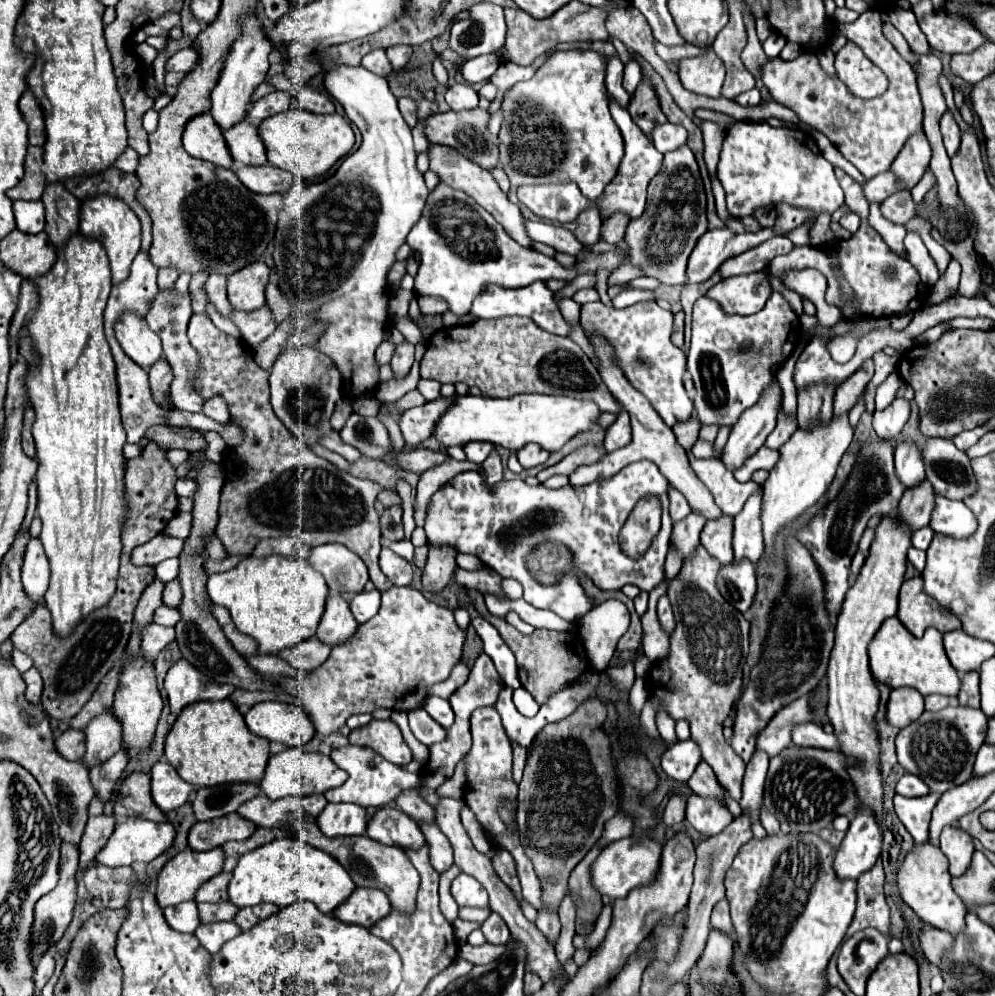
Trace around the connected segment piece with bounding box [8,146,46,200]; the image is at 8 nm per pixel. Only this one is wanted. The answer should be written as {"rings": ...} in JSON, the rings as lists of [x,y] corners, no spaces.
{"rings":[[[28,146],[28,154],[24,162],[26,172],[24,172],[22,182],[8,192],[10,200],[40,200],[46,188],[46,180],[42,172],[42,164],[44,164],[42,154],[44,150],[40,146]]]}

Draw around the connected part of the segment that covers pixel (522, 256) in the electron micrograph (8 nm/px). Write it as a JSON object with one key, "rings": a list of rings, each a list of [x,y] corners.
{"rings":[[[440,182],[436,190],[430,192],[426,208],[420,222],[408,234],[408,244],[412,250],[420,252],[420,268],[416,274],[414,290],[424,296],[440,296],[448,300],[450,310],[458,316],[470,312],[474,298],[482,292],[486,284],[498,284],[504,288],[524,288],[536,280],[574,280],[580,274],[596,274],[598,270],[614,272],[628,260],[628,244],[620,240],[614,250],[592,254],[584,252],[578,260],[566,268],[554,258],[548,258],[532,248],[524,248],[512,240],[504,228],[494,220],[492,214],[484,212],[466,192],[454,190]]]}

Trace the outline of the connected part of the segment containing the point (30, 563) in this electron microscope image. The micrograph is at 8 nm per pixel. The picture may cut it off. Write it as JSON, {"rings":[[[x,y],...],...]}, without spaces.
{"rings":[[[32,538],[26,554],[24,554],[24,566],[22,566],[22,586],[24,594],[32,602],[40,602],[48,590],[50,580],[50,568],[48,558],[44,554],[44,548],[38,538]]]}

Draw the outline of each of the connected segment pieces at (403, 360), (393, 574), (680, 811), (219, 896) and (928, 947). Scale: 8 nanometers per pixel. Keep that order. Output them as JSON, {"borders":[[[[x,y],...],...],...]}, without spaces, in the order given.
{"borders":[[[[402,342],[396,346],[396,352],[392,356],[392,370],[396,374],[396,378],[404,378],[410,372],[410,366],[414,362],[414,344],[412,342]]],[[[382,548],[380,552],[380,568],[394,586],[410,586],[414,578],[414,566],[388,548]]],[[[672,794],[668,800],[668,806],[662,814],[662,820],[666,824],[674,824],[674,822],[682,822],[686,816],[686,798],[680,794]]],[[[220,872],[206,884],[202,884],[196,892],[196,902],[226,902],[228,900],[228,884],[230,884],[232,874],[230,872]]],[[[928,924],[922,926],[920,934],[918,934],[918,940],[920,940],[920,946],[922,946],[922,952],[924,956],[932,962],[932,964],[940,964],[940,956],[946,948],[950,948],[952,944],[952,936],[944,930],[938,930],[938,928],[932,928]]]]}

